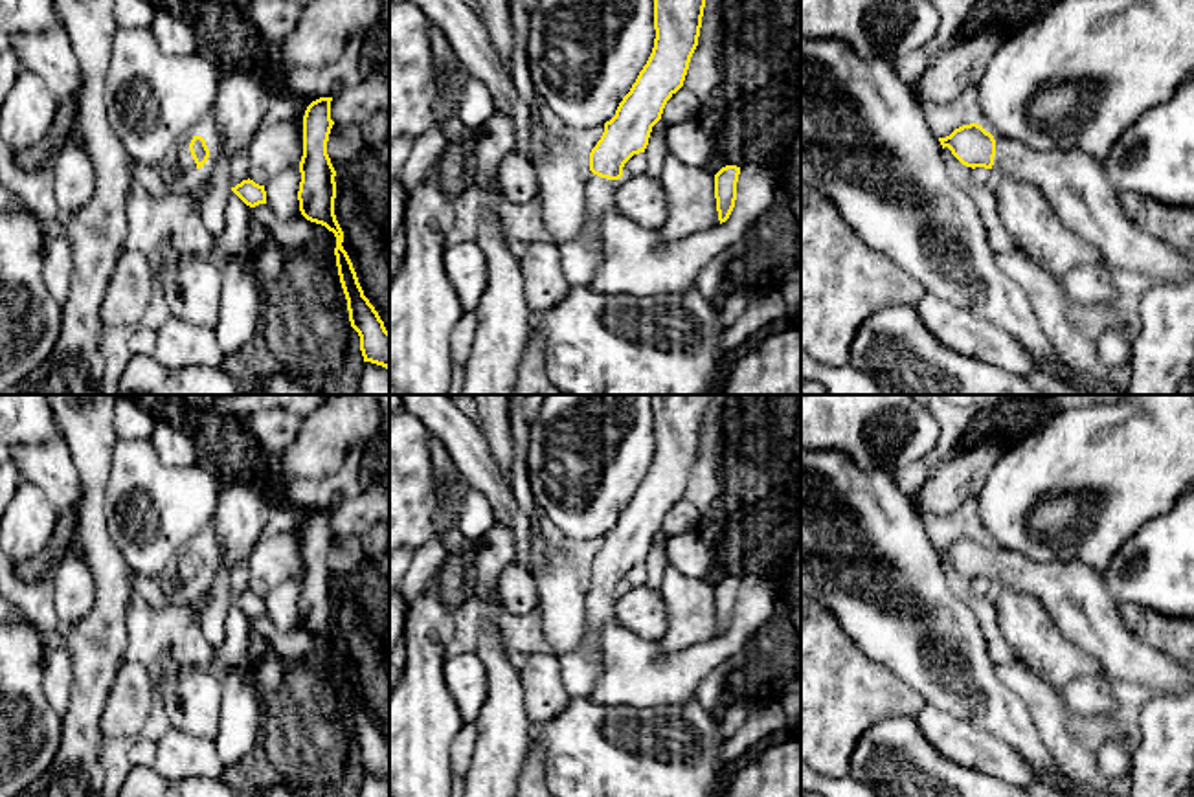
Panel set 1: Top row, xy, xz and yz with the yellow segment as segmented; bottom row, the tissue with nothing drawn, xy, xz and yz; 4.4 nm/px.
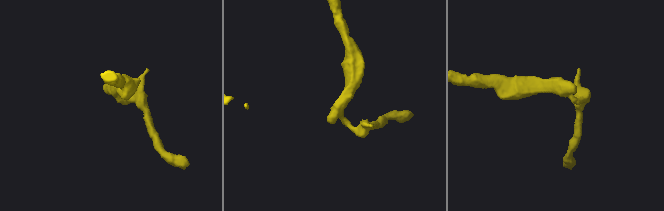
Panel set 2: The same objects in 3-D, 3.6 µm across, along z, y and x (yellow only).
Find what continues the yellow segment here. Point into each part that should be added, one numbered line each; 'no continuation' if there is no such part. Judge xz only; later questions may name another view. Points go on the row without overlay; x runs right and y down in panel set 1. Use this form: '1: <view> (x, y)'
1: xz (581, 667)

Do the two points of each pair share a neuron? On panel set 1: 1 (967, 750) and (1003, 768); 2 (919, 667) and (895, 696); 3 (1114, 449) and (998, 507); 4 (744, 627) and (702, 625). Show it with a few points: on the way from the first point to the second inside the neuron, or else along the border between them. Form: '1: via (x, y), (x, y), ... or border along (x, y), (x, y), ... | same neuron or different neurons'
1: via (976, 750), (994, 759) | same neuron
2: border along (869, 658), (912, 685), (926, 702) | different neurons
3: via (1084, 478), (1081, 482), (1053, 482), (1027, 496) | same neuron
4: border along (719, 634), (678, 651) | different neurons

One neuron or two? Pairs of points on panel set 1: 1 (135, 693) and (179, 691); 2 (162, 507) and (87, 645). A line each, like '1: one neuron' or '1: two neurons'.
1: two neurons
2: two neurons

